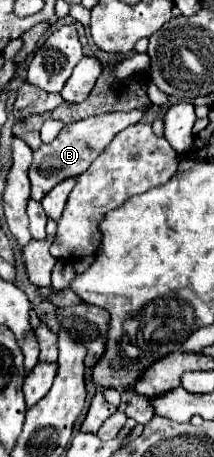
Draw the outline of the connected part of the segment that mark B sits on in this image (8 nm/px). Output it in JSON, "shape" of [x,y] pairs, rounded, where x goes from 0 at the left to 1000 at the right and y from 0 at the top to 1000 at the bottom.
{"shape":[[[668,241],[509,245],[509,249],[463,249],[463,254],[397,258],[379,267],[304,276],[248,311],[192,315],[192,324],[154,337],[154,359],[136,368],[145,433],[192,438],[276,398],[341,389],[341,385],[379,385],[425,363],[425,354],[491,328],[491,319],[528,306],[547,289],[584,284],[603,271],[640,271],[659,258],[668,258]]]}

